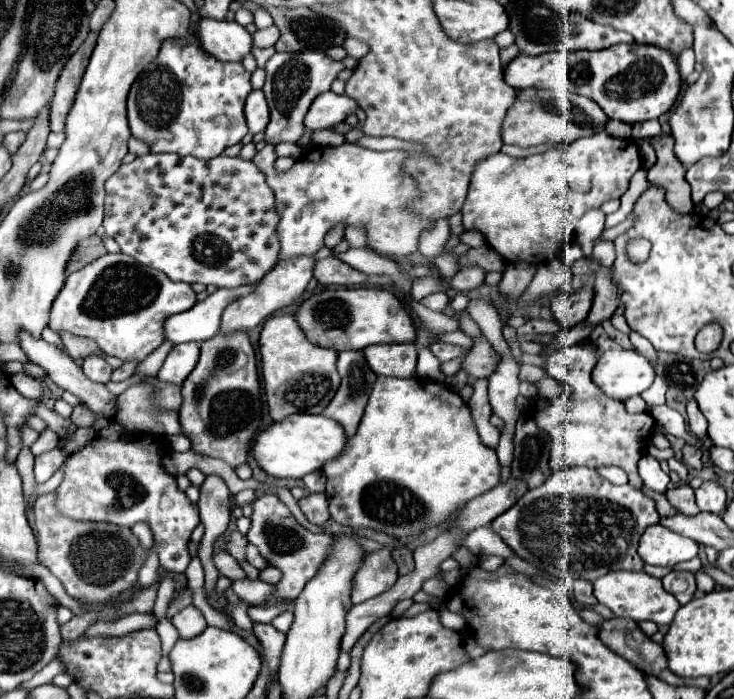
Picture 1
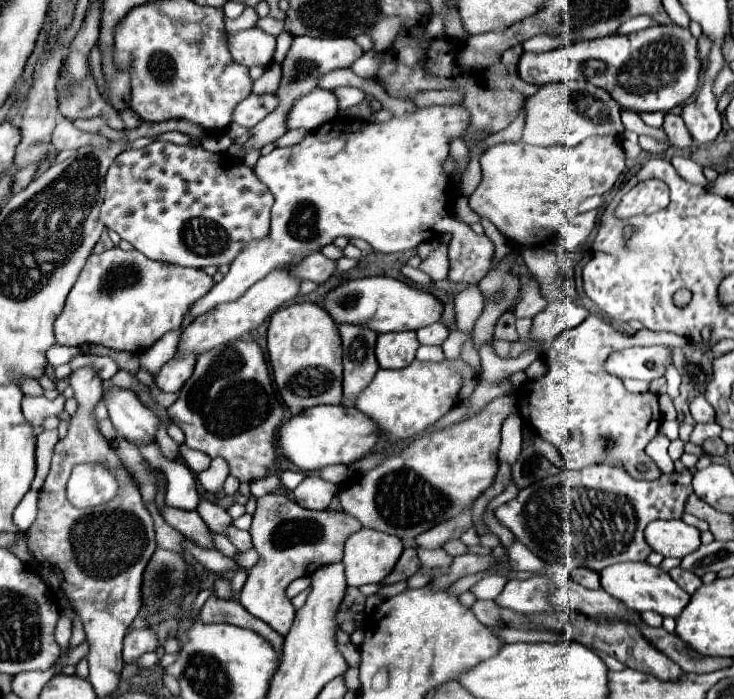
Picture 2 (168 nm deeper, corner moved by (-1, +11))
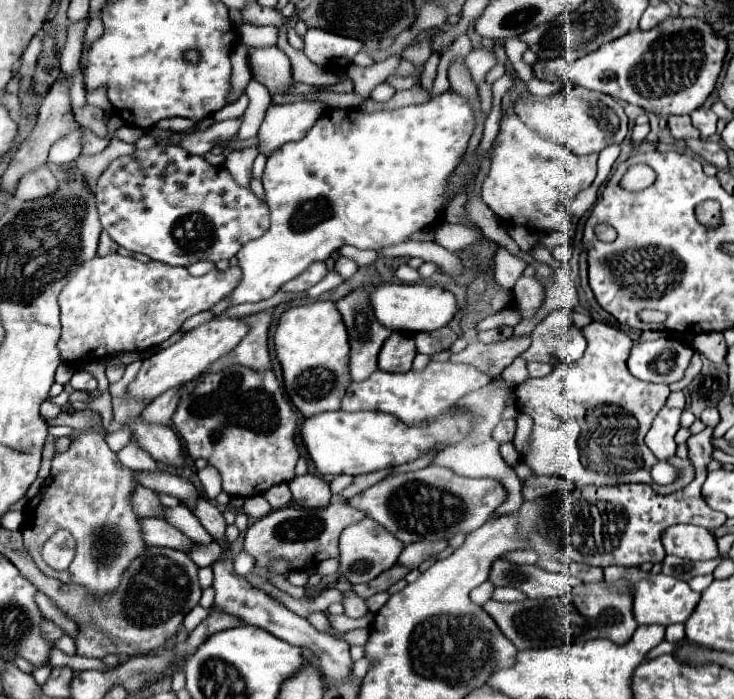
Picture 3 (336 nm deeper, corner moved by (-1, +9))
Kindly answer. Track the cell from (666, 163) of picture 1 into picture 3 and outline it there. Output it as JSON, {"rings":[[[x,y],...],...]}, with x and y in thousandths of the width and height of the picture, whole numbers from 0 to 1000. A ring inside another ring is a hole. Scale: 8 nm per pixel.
{"rings":[[[911,166],[909,169],[909,183],[920,200],[939,200],[939,197],[952,197],[952,186],[944,183],[939,166]]]}

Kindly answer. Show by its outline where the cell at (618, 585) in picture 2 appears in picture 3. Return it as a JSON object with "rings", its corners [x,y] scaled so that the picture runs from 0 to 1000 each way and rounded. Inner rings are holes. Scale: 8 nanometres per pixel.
{"rings":[[[827,810],[824,813],[824,833],[851,830],[854,841],[862,856],[862,881],[868,893],[901,893],[911,896],[920,890],[933,890],[941,876],[947,873],[955,850],[944,847],[936,833],[925,827],[911,827],[906,821],[887,821],[876,818],[873,813],[846,813],[846,810]]]}

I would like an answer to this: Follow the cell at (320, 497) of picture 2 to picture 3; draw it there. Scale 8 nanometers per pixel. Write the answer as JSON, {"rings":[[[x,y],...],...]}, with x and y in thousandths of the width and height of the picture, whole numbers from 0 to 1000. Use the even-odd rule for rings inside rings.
{"rings":[[[429,678],[402,681],[394,690],[394,698],[402,721],[407,721],[410,727],[443,727],[451,715],[448,692]]]}

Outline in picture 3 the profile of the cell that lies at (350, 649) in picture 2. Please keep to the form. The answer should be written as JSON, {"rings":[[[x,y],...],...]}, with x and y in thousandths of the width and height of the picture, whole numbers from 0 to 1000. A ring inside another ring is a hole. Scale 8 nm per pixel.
{"rings":[[[429,876],[429,878],[424,878],[418,887],[421,887],[421,890],[424,890],[424,896],[426,896],[426,898],[432,898],[435,904],[443,904],[443,907],[448,907],[448,910],[459,913],[459,916],[467,916],[467,907],[465,907],[465,904],[459,904],[456,898],[451,898],[451,893],[448,893],[448,887],[446,887],[446,881],[443,881],[440,876]]]}

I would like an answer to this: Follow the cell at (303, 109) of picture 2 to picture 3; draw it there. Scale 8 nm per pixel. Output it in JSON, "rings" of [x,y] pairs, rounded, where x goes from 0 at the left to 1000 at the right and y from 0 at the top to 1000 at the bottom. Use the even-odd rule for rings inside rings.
{"rings":[[[421,143],[366,152],[350,192],[356,200],[353,217],[366,223],[388,203],[410,200],[443,157],[446,152],[440,146],[421,146]]]}

